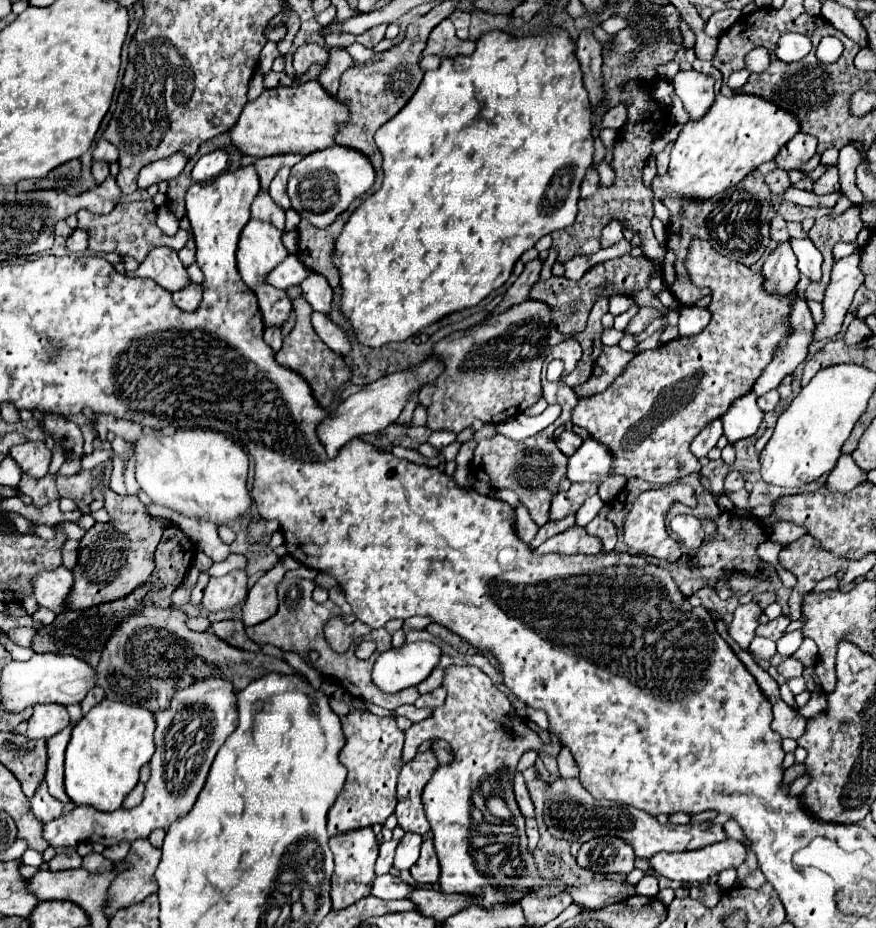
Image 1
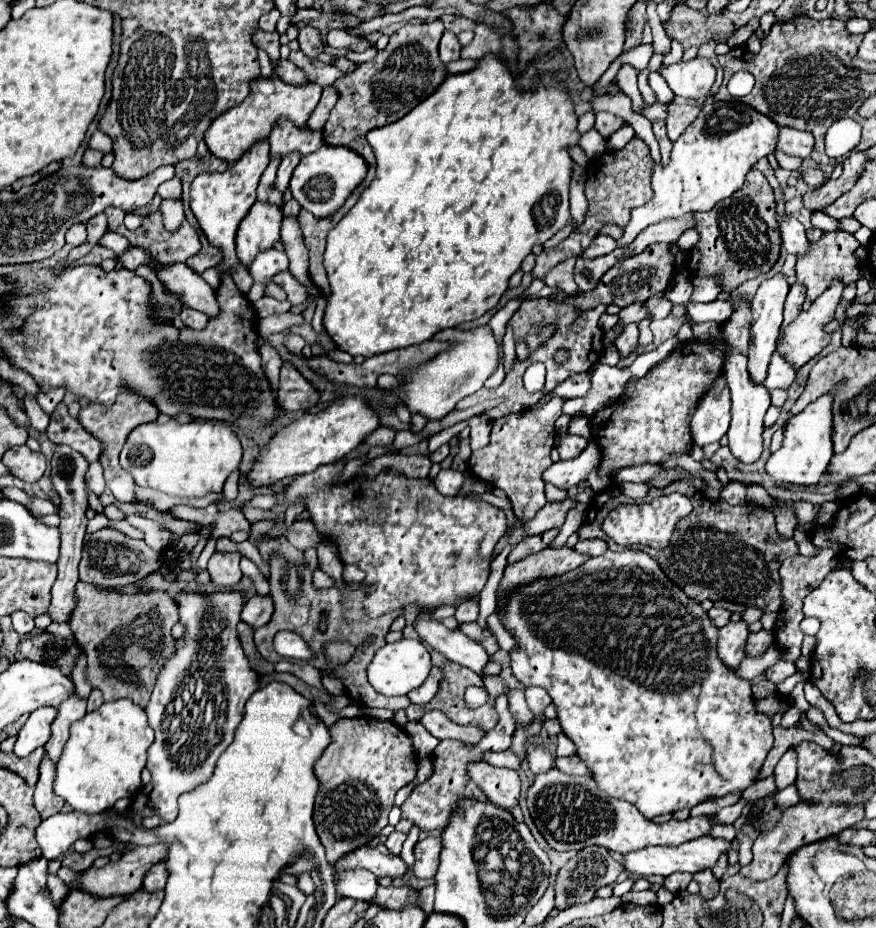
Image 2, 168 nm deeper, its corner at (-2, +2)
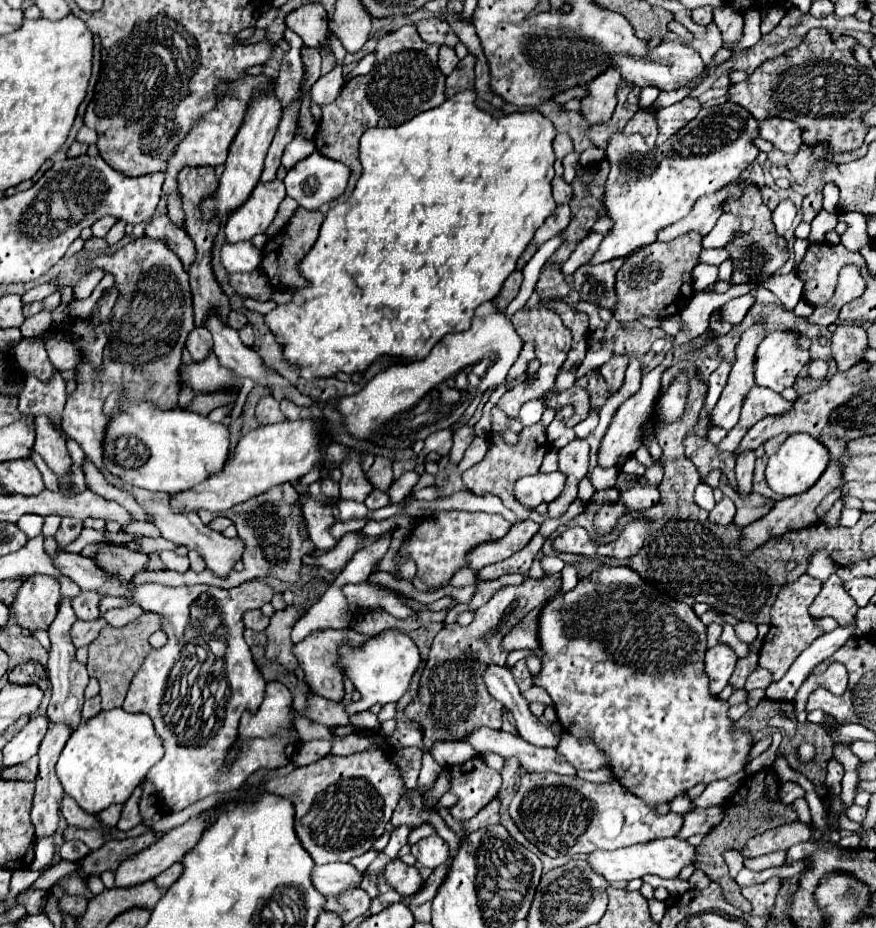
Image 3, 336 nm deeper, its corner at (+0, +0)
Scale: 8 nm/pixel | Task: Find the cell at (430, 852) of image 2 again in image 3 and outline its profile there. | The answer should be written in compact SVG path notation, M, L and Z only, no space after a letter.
M426 836L420 842L416 842L412 846L412 856L426 868L438 868L440 864L444 864L448 860L448 844L438 836Z

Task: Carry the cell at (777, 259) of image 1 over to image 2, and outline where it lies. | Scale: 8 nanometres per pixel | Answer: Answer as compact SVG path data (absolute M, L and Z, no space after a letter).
M776 274L760 284L760 288L752 300L754 322L752 322L752 340L750 340L752 344L750 344L750 352L748 352L748 370L756 384L760 384L766 378L770 354L774 352L774 346L778 340L778 332L780 332L780 324L782 324L782 310L784 310L784 300L788 296L788 290L790 290L788 278L784 274Z

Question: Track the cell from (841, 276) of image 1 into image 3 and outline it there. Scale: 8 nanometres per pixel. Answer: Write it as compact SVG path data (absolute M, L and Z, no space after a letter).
M774 330L770 332L758 346L756 350L756 370L754 370L754 378L756 378L756 386L764 386L770 388L774 392L782 392L784 388L792 386L796 382L798 372L810 362L810 354L808 350L800 350L796 346L796 340L800 336L796 332L780 332Z

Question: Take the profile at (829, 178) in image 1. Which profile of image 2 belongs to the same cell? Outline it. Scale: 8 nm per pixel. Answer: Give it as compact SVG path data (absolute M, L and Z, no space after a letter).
M804 170L804 172L802 172L802 180L804 180L808 186L818 188L818 186L822 186L822 184L828 180L828 176L826 176L822 170Z

